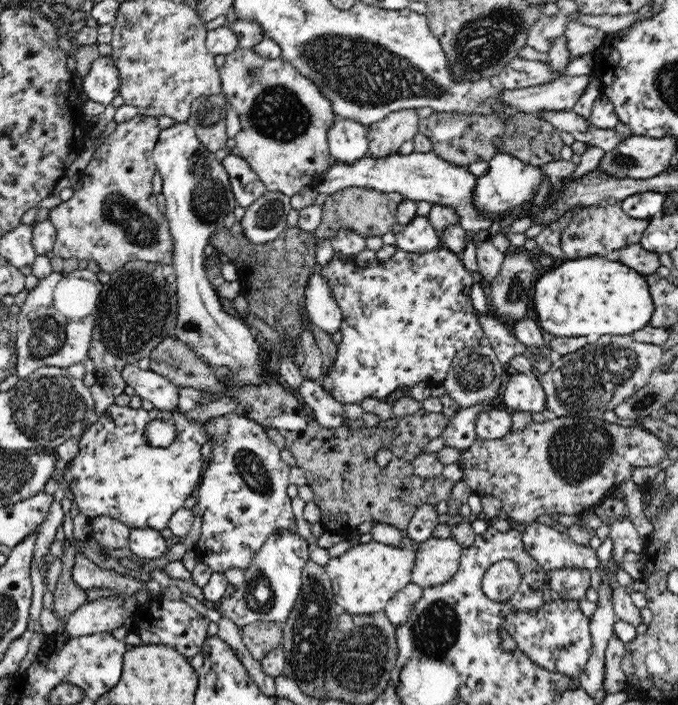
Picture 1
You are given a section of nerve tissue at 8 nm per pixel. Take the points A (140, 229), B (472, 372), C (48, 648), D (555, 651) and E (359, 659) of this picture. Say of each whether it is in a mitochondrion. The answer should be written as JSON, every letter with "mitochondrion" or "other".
{"A":"mitochondrion","B":"mitochondrion","C":"other","D":"other","E":"mitochondrion"}

